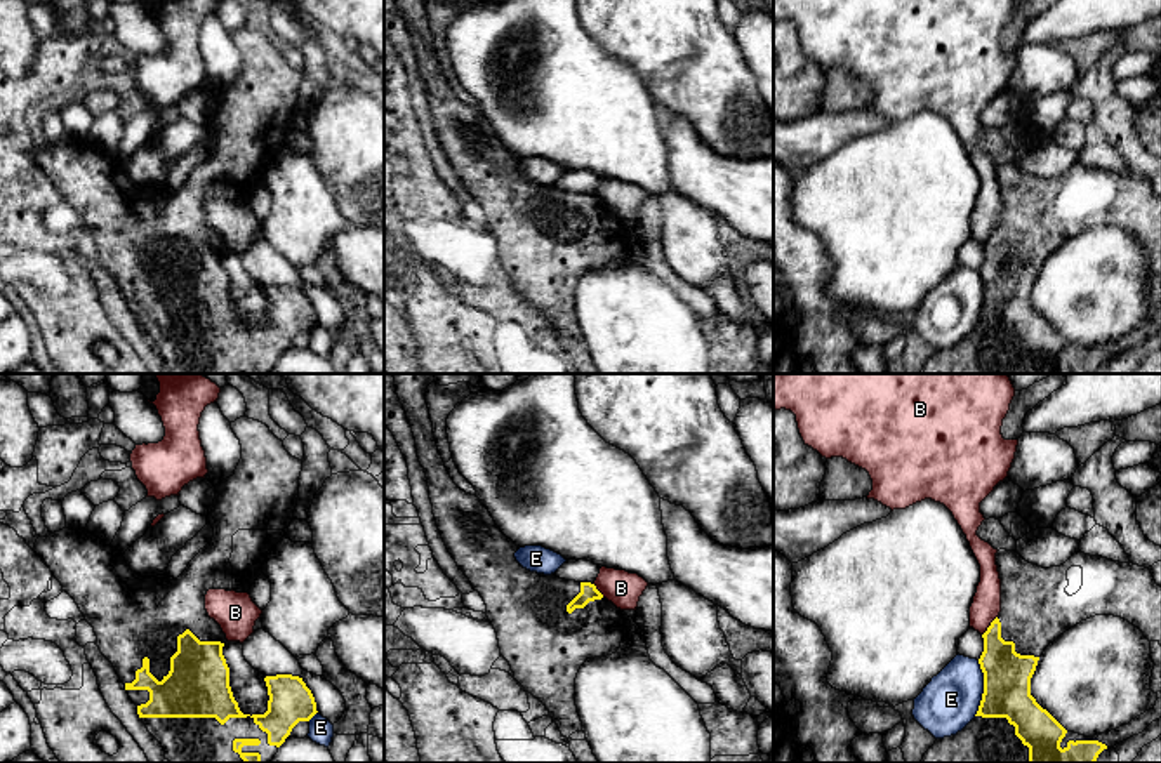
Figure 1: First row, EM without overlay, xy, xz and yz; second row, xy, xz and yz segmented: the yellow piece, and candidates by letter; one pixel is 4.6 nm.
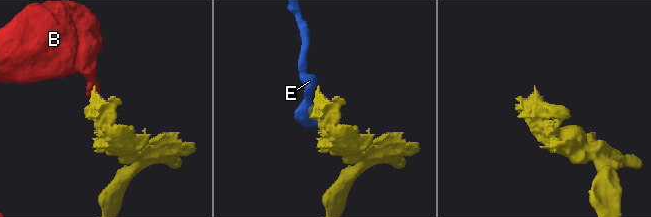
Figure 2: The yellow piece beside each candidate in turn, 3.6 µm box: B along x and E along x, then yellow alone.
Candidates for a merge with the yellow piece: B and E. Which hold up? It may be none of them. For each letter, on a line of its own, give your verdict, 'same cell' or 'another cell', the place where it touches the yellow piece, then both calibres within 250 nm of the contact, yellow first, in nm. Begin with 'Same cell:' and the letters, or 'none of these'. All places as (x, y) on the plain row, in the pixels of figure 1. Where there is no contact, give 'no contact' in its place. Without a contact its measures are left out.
Same cell: none of these
B: another cell | yz (989, 237) | 220/140 nm
E: another cell | yz (984, 299) | 220/260 nm

